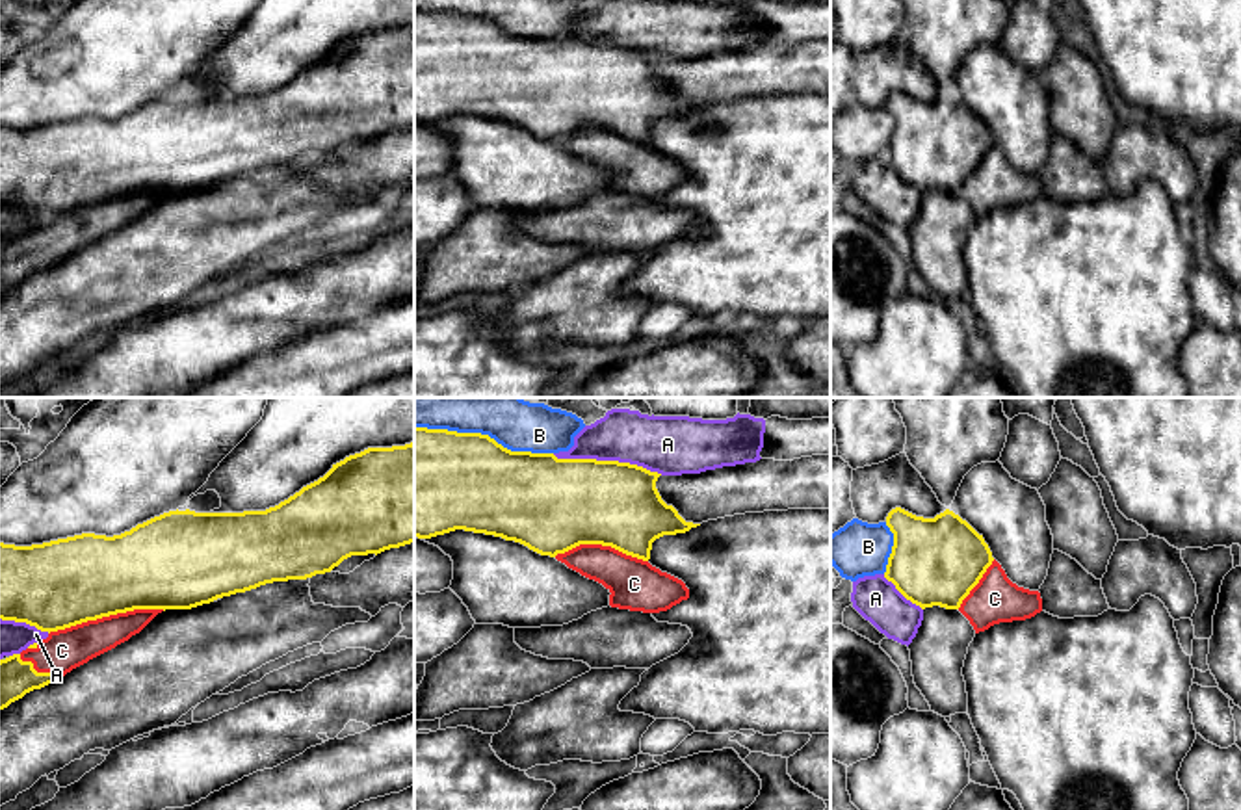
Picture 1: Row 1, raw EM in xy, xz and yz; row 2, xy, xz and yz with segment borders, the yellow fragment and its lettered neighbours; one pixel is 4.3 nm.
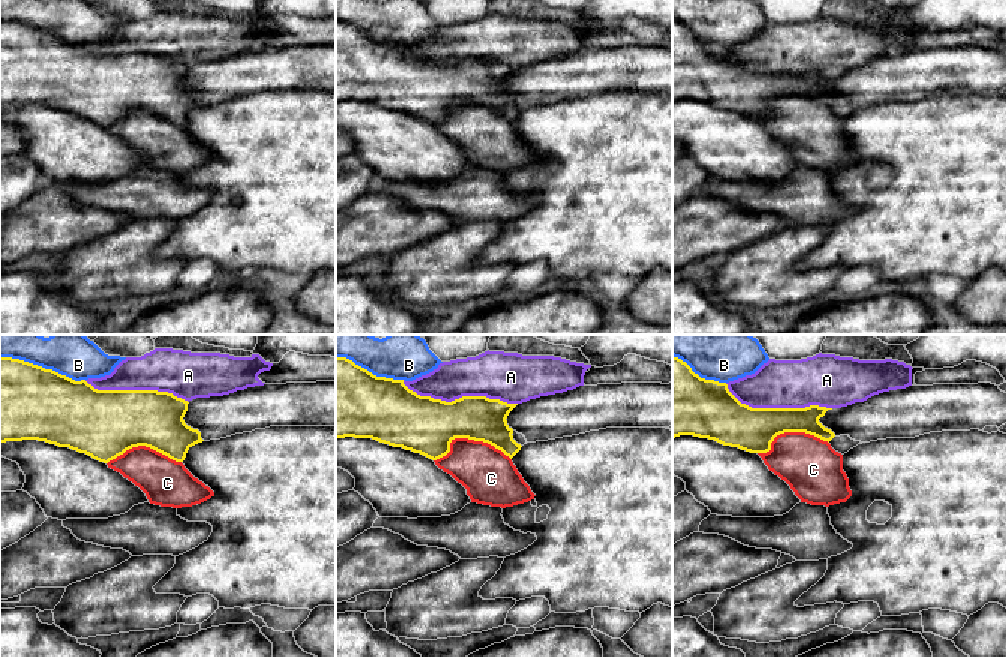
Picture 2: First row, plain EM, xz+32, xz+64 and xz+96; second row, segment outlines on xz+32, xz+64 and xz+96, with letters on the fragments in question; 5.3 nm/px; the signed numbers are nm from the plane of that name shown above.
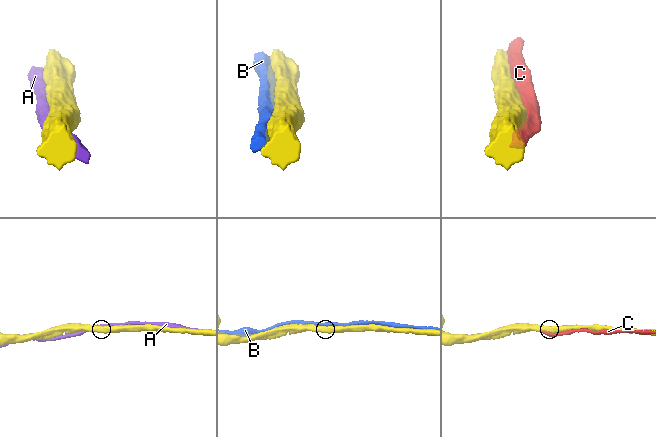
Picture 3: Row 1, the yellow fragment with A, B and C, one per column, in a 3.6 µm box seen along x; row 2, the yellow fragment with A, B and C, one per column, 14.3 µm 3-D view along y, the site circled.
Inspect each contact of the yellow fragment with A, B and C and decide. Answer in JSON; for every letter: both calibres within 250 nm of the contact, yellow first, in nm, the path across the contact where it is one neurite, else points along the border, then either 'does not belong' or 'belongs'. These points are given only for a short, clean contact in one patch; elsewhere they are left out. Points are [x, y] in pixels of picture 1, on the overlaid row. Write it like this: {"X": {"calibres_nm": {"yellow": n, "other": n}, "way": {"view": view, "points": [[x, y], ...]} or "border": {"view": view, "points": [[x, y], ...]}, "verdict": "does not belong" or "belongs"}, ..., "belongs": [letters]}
{"A": {"calibres_nm": {"yellow": 380, "other": 240}, "verdict": "does not belong"}, "B": {"calibres_nm": {"yellow": 420, "other": 300}, "verdict": "does not belong"}, "C": {"calibres_nm": {"yellow": 380, "other": 180}, "verdict": "belongs"}, "belongs": ["C"]}

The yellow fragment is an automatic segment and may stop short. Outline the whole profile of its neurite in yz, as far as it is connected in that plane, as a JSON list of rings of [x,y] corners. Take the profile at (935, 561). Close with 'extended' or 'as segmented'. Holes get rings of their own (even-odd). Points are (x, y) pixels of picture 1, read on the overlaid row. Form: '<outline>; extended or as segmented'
[[[895,507],[886,526],[894,546],[884,578],[921,609],[959,609],[975,634],[1042,611],[1040,593],[1012,583],[983,535],[953,511],[923,518]]]; extended

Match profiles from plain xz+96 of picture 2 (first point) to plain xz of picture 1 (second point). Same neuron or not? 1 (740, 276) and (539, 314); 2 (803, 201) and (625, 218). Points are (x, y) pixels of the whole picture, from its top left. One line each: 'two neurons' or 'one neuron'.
1: one neuron
2: one neuron

